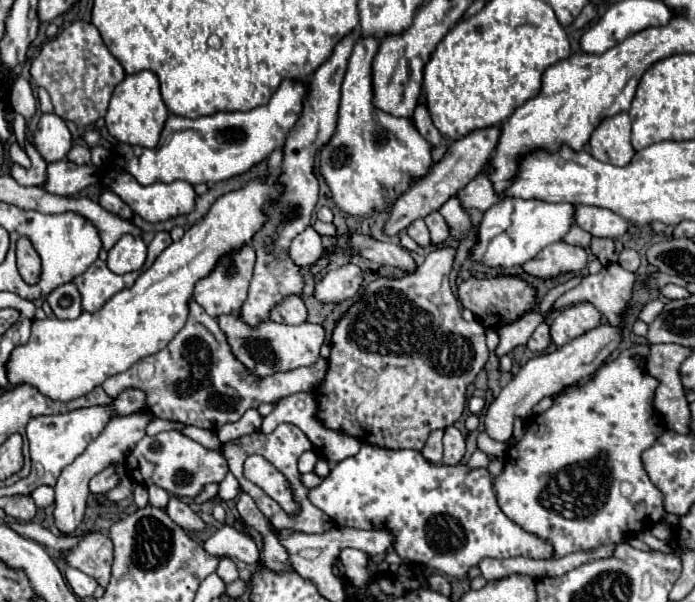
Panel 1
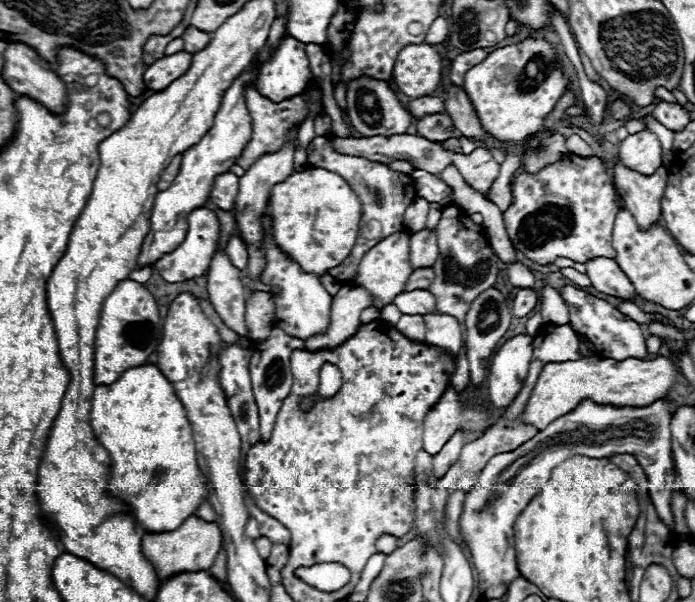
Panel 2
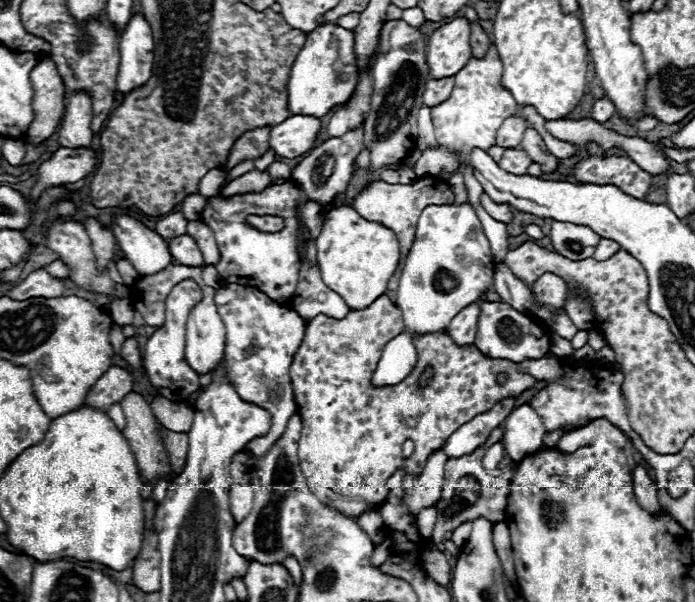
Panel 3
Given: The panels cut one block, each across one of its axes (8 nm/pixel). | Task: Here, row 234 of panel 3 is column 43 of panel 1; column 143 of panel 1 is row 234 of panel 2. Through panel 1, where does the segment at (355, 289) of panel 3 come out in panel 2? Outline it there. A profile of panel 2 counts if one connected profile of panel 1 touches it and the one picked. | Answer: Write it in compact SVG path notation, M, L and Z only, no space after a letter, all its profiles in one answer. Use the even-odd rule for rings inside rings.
M308 168L304 172L292 172L282 184L272 188L268 214L274 218L272 236L276 244L306 272L320 276L342 264L352 252L358 238L362 202L342 176L324 168Z

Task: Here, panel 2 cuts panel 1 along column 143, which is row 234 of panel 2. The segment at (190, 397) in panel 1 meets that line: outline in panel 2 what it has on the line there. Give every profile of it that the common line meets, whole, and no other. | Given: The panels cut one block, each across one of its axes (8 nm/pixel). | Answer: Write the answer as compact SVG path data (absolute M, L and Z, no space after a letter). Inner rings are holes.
M318 136L314 138L314 154L308 158L308 164L312 168L326 168L330 172L336 172L340 174L348 184L350 188L358 194L360 202L362 202L362 220L360 220L360 236L356 240L356 246L352 248L350 256L336 268L330 268L328 274L332 278L336 278L338 282L344 282L344 284L350 284L356 270L358 270L358 264L362 260L362 256L374 246L378 244L382 238L398 232L404 228L404 212L406 208L412 204L412 200L416 198L416 190L414 190L414 180L412 176L408 174L402 174L402 172L396 172L396 170L390 170L388 166L380 164L380 162L372 162L372 160L366 160L364 156L350 156L350 154L340 154L340 152L334 152L332 144L328 138L324 136ZM376 220L376 226L372 226L372 230L376 228L376 232L366 232L370 228L370 222ZM370 234L370 238L366 236Z

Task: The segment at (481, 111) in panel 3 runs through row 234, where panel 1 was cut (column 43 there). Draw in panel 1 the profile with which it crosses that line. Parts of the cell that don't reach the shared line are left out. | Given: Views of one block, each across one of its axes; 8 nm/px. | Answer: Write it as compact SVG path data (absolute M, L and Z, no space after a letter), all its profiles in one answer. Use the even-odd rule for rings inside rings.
M38 486L30 496L38 508L46 508L54 502L54 490L50 486Z

